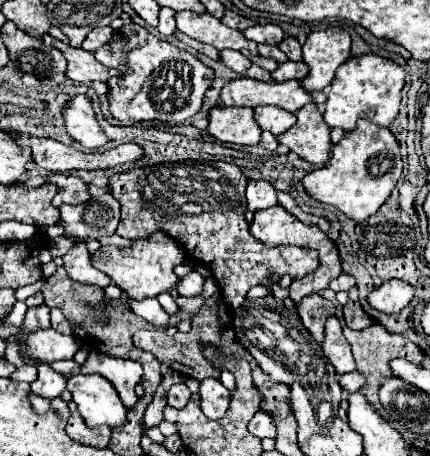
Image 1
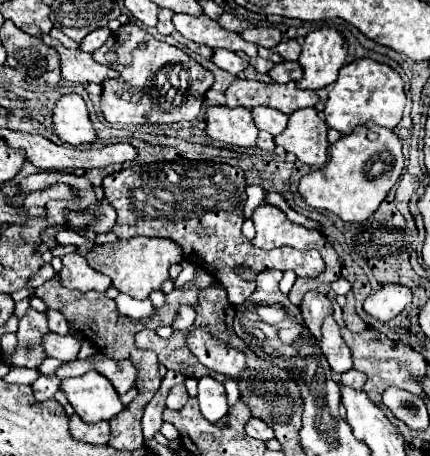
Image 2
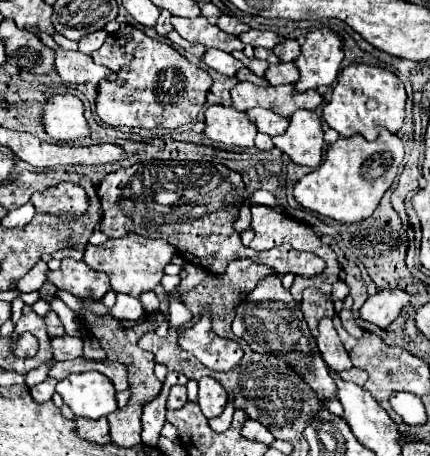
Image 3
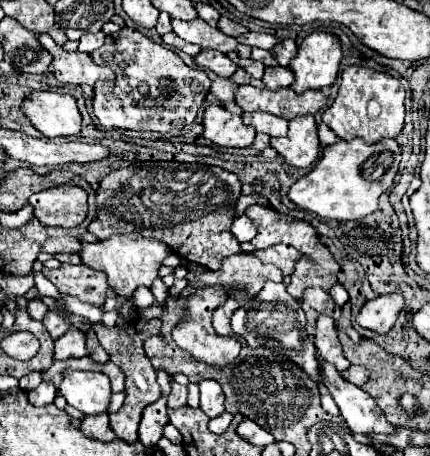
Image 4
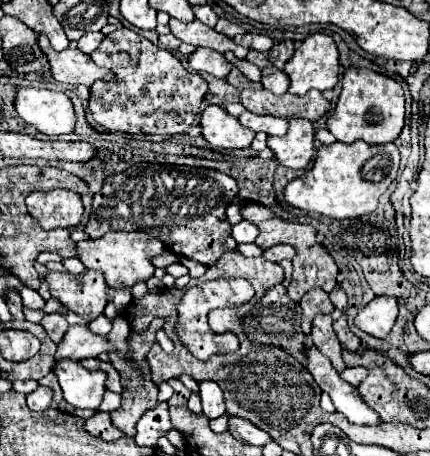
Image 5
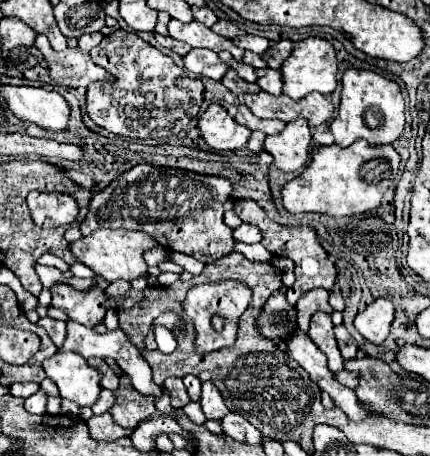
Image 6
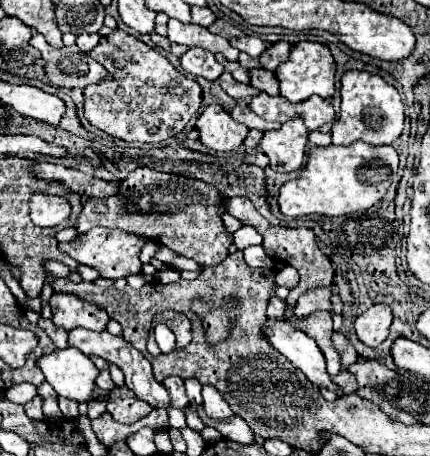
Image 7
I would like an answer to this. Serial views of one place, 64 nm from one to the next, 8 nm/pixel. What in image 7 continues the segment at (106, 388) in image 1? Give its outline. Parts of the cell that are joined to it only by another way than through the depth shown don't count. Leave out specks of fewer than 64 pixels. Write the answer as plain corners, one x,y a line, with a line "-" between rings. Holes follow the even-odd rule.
76,348
54,350
38,360
40,370
44,372
46,380
54,386
58,396
76,400
76,402
90,402
96,390
98,370
94,368
92,360
80,354

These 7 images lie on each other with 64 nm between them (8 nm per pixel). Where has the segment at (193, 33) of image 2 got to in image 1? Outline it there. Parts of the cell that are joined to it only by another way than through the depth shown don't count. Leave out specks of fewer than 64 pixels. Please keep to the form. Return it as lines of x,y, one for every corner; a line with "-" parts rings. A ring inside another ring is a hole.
178,12
176,14
176,26
186,36
212,44
218,50
232,48
232,50
250,50
252,54
258,52
258,44
252,40
246,40
246,36
240,30
228,28
212,14
196,14
196,12

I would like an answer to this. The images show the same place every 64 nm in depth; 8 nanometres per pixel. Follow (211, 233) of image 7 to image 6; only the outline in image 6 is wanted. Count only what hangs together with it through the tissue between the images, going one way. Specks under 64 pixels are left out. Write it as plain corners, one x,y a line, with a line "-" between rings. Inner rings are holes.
138,164
92,196
80,232
90,236
100,228
144,230
156,238
162,248
210,264
234,250
232,228
224,224
224,204
230,200
232,190
232,182
222,176

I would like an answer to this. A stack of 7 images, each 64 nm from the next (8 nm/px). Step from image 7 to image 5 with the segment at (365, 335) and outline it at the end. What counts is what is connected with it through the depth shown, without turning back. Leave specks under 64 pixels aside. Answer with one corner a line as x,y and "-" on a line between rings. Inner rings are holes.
376,296
354,318
354,324
376,338
386,338
398,318
398,298

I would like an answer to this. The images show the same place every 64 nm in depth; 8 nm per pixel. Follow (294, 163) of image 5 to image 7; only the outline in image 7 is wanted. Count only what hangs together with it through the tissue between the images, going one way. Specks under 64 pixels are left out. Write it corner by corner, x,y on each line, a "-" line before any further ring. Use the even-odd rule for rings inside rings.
302,118
288,120
280,130
264,132
260,150
270,158
270,168
276,172
294,172
304,164
308,130

